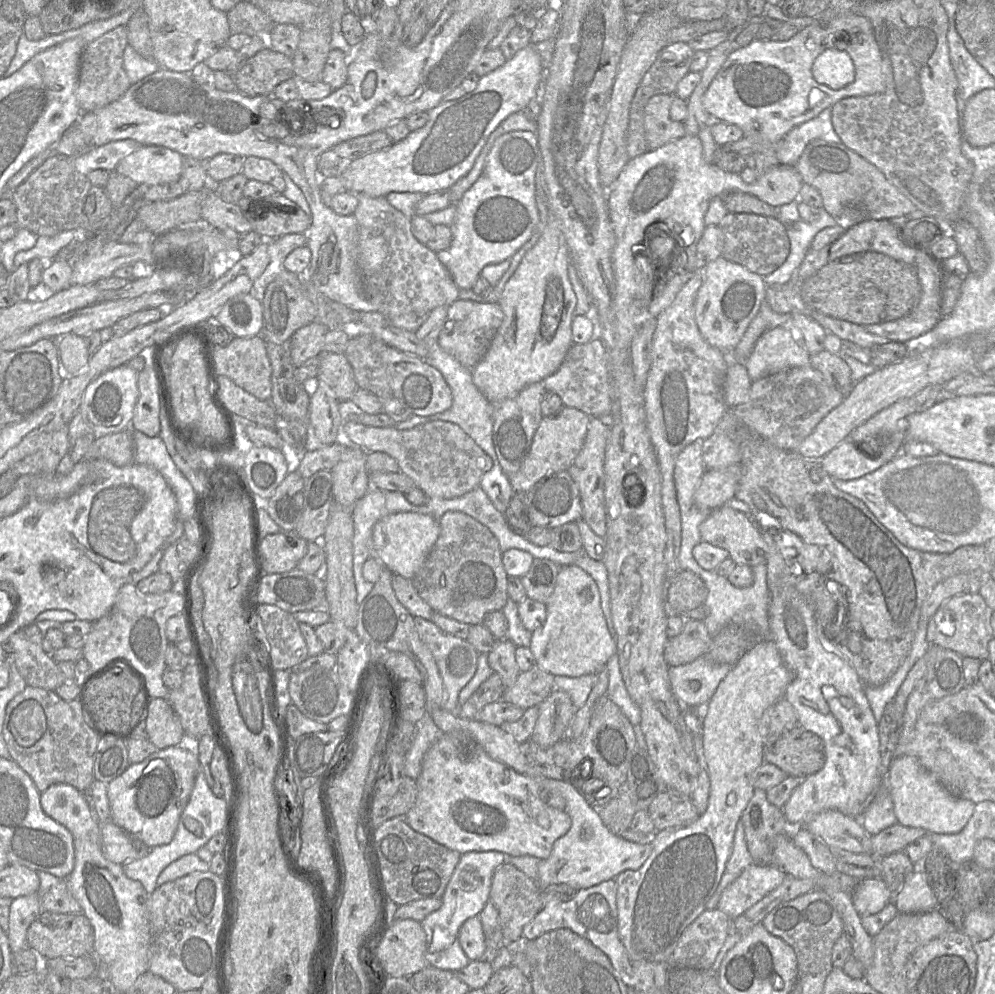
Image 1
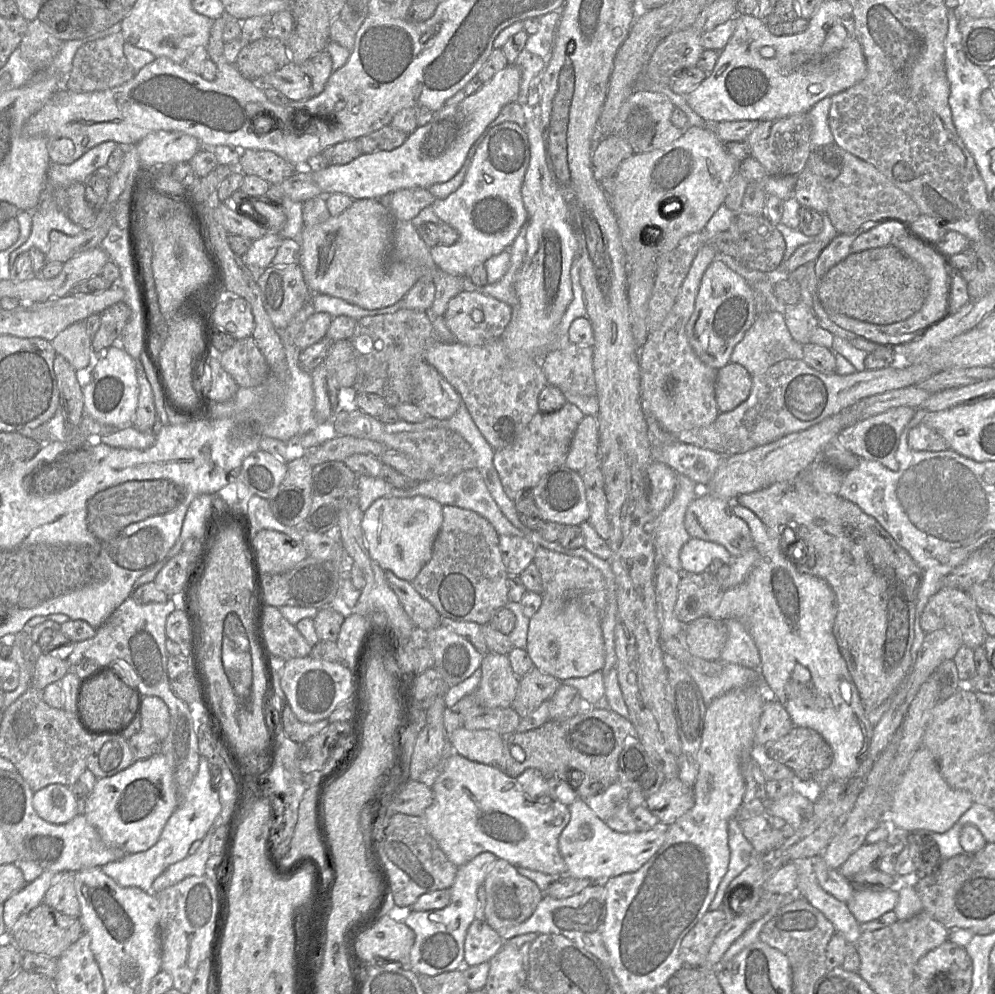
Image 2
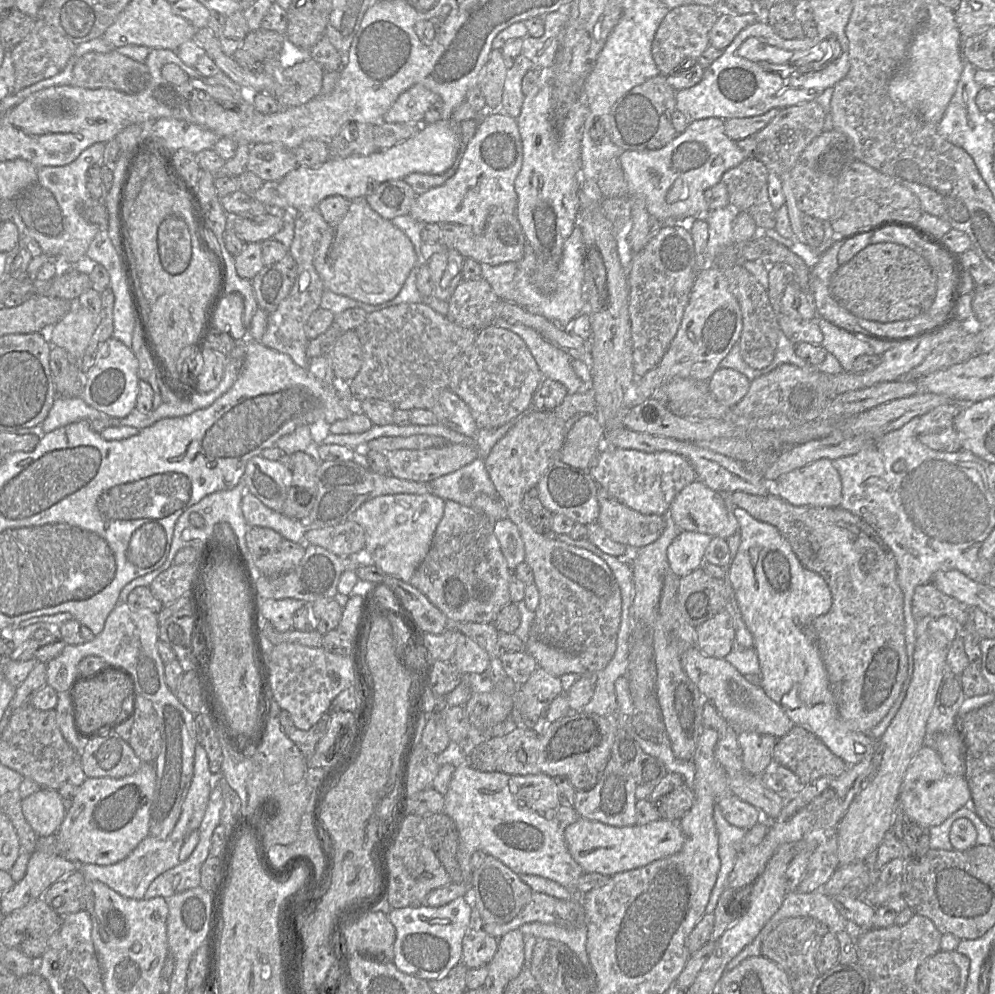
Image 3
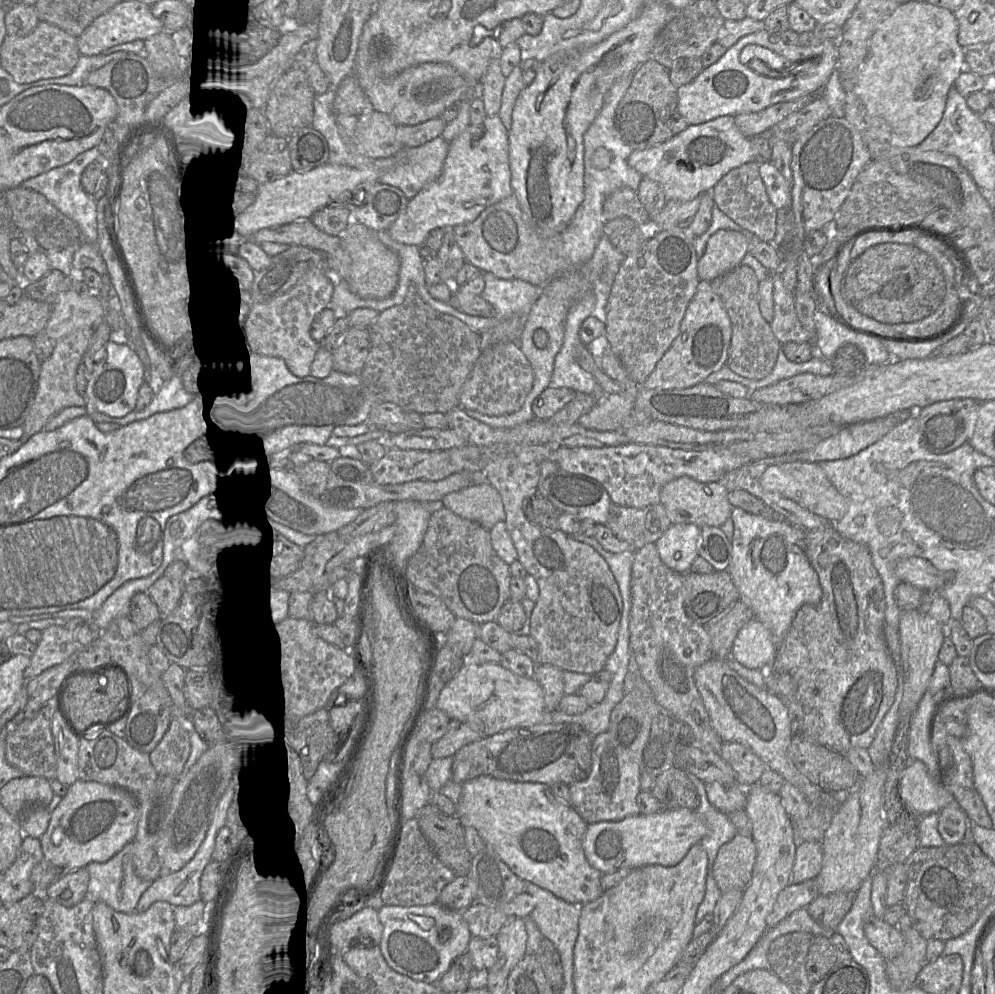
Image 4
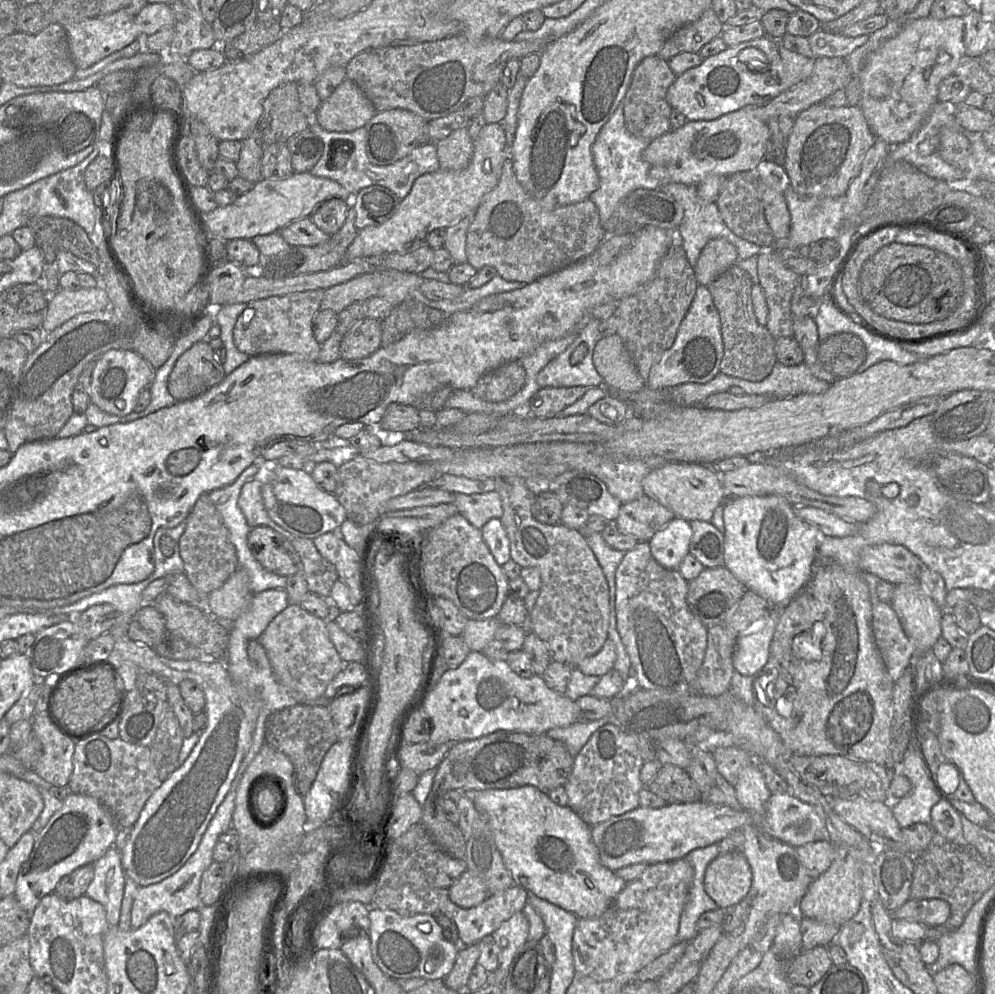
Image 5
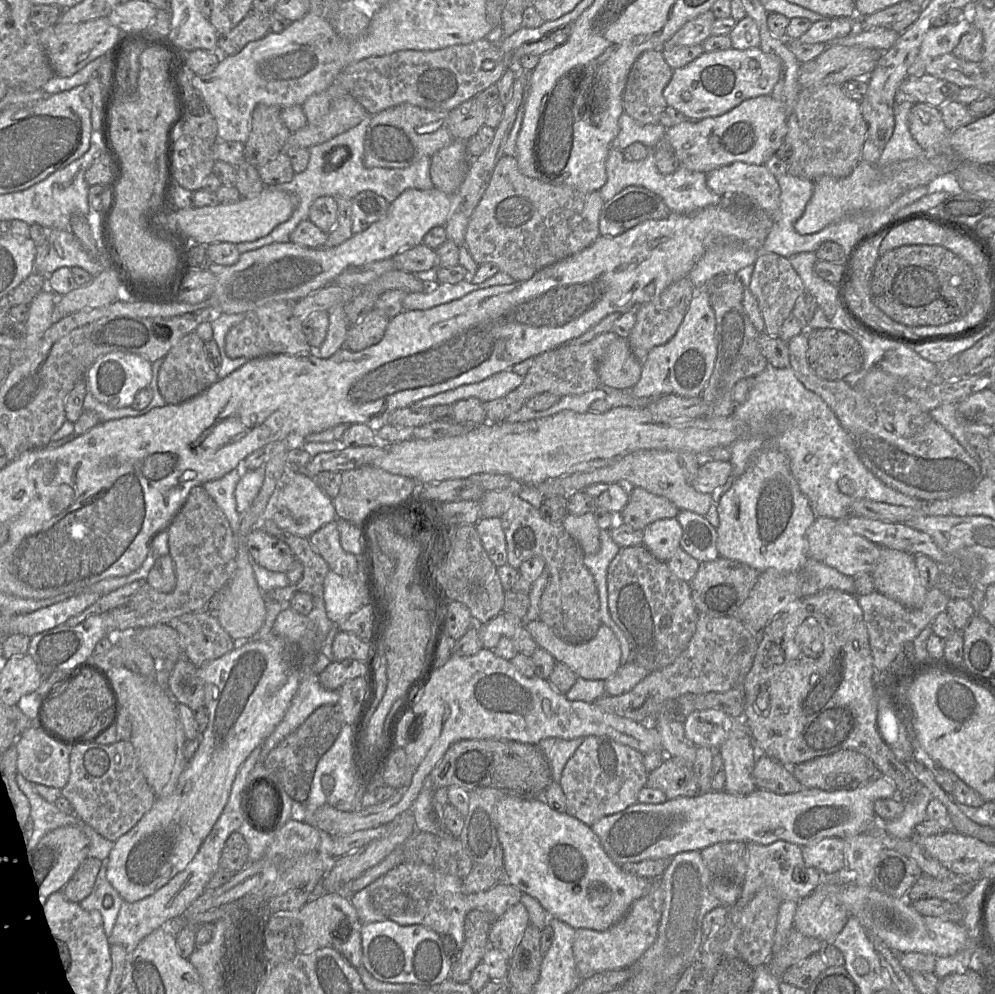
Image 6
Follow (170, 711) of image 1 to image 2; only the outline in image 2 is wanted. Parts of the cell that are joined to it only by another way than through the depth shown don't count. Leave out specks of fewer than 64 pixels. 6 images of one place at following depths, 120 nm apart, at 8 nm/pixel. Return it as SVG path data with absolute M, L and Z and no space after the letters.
M143 696L141 707L142 730L163 741L170 728L170 715L166 703L157 696Z

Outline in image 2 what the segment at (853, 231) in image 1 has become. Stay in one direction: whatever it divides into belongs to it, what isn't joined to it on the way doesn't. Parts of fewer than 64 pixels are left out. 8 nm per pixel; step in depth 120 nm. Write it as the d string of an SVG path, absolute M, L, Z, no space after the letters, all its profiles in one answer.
M875 222L868 223L865 227L860 227L851 234L837 234L836 237L821 251L815 261L815 274L818 281L835 265L851 254L853 241L862 233L874 228Z

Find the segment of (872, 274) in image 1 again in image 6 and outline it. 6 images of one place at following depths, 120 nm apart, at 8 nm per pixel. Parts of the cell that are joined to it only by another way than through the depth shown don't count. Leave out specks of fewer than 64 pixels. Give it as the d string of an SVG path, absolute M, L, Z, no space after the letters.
M904 245L876 260L871 280L873 303L890 319L907 326L938 326L963 318L972 309L979 293L978 279L964 259L940 245Z

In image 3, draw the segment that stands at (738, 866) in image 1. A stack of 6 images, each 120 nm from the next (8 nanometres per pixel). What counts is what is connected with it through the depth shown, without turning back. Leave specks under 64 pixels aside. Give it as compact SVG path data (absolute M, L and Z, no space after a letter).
M717 804L714 808L714 821L718 834L718 852L721 867L705 909L705 914L714 913L722 893L728 887L729 876L735 867L736 860L740 854L740 842L746 833L744 829L730 824Z

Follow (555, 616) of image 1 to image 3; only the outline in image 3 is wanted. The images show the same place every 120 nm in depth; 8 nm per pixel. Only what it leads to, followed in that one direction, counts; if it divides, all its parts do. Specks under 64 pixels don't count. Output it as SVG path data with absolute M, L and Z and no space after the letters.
M533 624L530 637L526 643L526 650L538 663L538 667L543 668L551 675L560 677L563 674L575 673L583 675L587 673L586 668L578 658L549 645L540 642L533 635Z

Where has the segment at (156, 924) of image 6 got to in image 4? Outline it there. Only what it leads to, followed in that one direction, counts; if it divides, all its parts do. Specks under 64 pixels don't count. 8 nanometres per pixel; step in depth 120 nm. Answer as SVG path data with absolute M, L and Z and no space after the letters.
M234 776L224 787L221 800L215 810L212 821L208 827L205 838L200 847L196 851L193 858L179 871L171 873L167 876L160 876L152 885L141 895L135 911L138 913L145 912L150 906L157 901L165 901L174 907L177 906L191 906L197 901L201 900L200 895L200 878L205 866L212 861L212 852L215 846L215 838L218 830L225 825L225 818L228 807L233 796Z

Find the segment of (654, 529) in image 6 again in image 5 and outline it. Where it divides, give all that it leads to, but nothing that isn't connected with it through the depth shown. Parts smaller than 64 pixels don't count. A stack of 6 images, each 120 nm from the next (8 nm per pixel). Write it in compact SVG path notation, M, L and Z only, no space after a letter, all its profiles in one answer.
M674 517L648 541L652 557L659 565L678 570L680 563L689 553L691 535L689 521Z

